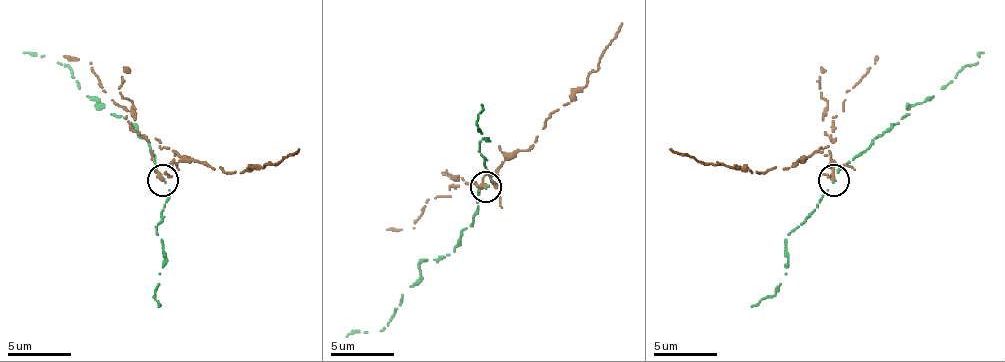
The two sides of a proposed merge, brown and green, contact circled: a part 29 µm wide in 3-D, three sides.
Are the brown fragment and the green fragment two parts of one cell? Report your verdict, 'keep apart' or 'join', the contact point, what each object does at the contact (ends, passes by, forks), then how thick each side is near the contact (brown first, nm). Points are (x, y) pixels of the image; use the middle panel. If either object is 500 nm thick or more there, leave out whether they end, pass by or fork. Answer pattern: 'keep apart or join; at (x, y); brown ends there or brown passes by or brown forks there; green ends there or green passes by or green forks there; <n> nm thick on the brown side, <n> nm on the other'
keep apart; at (486, 187); brown ends there; green ends there; 360 nm thick on the brown side, 160 nm on the other

